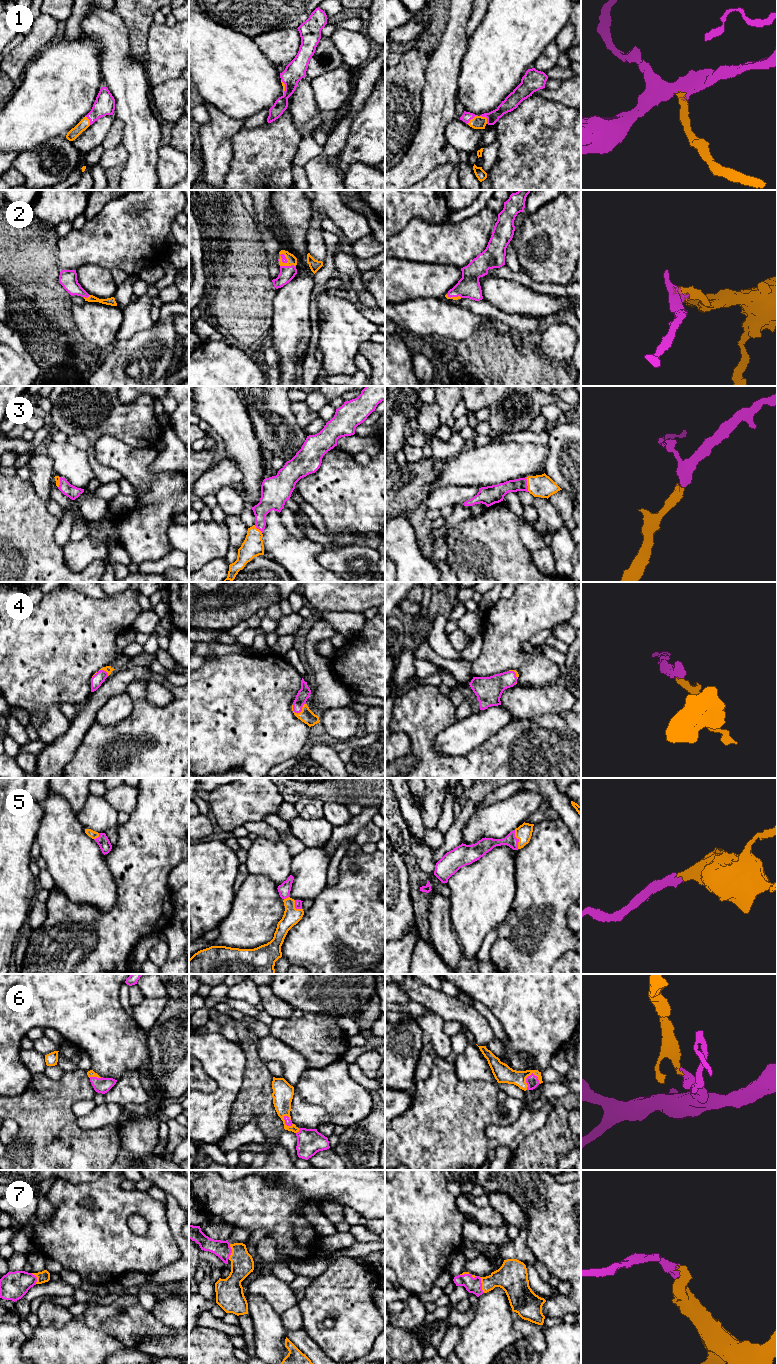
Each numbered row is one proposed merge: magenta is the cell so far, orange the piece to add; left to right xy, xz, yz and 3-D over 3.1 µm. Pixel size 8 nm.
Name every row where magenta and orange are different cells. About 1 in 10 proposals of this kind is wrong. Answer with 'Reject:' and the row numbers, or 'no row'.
Reject: no row

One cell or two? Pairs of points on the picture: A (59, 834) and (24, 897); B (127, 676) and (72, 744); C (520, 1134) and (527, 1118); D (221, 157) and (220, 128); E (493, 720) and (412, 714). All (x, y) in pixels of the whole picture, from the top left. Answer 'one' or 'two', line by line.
A: two
B: one
C: one
D: one
E: two

